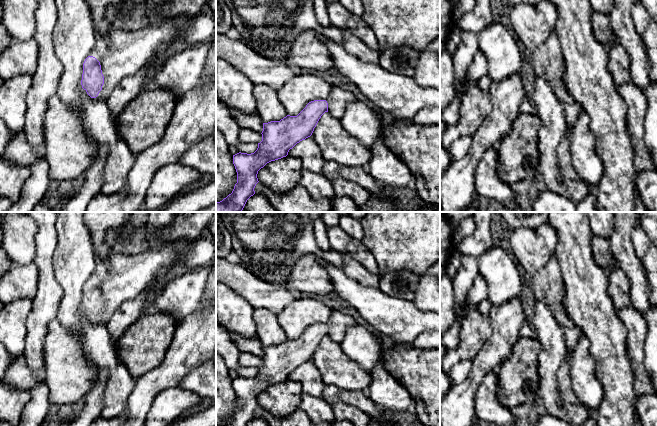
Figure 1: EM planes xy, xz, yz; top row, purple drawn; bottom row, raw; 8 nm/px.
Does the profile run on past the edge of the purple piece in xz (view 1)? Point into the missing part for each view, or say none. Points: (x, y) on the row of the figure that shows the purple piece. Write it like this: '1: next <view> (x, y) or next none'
1: next xz (338, 99)

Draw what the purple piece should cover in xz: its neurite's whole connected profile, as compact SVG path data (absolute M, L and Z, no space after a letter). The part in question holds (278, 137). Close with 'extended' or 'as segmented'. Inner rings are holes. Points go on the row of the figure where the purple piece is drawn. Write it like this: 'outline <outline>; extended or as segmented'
outline M332 86L325 100L314 100L297 115L287 115L280 121L263 123L262 141L254 153L233 155L237 183L231 194L216 202L216 212L241 212L247 200L255 194L258 171L267 163L286 157L297 143L310 137L325 112L339 120L346 107L356 102L356 95L341 87Z; extended

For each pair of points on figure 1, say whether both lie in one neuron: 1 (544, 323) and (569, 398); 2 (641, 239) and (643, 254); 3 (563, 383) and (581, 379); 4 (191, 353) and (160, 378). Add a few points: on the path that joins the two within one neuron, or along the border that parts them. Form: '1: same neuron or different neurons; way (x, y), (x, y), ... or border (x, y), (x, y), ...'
1: different neurons; border (566, 346), (565, 359), (557, 374), (560, 393)
2: same neuron; way (641, 243), (643, 250)
3: different neurons; border (568, 358), (570, 384), (579, 402)
4: same neuron; way (183, 358), (168, 373)

